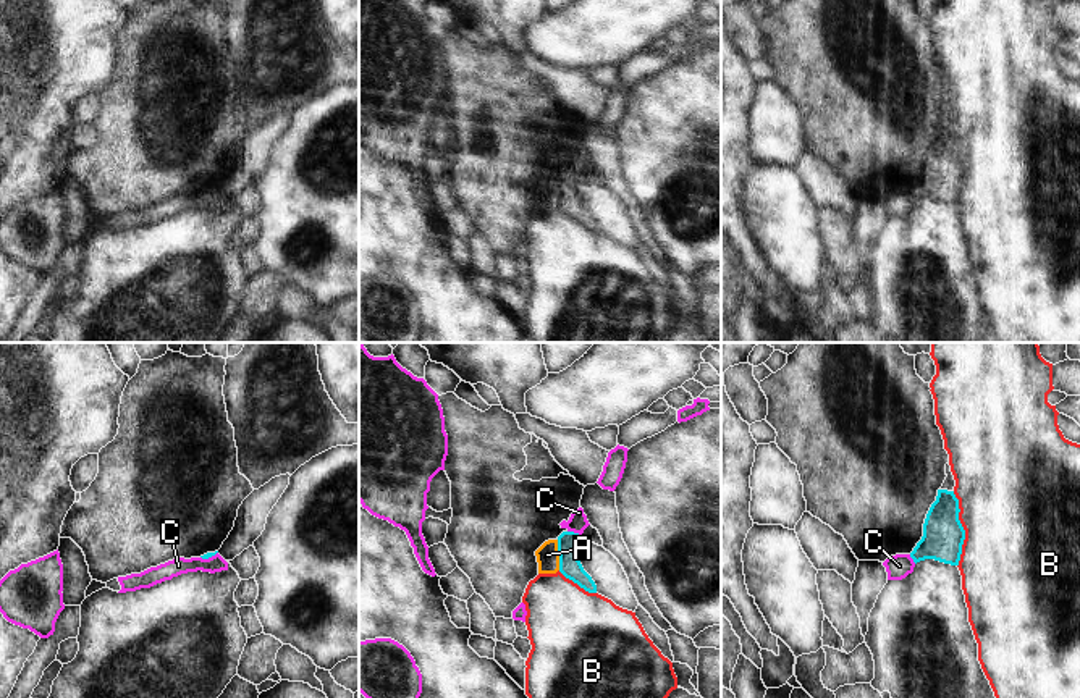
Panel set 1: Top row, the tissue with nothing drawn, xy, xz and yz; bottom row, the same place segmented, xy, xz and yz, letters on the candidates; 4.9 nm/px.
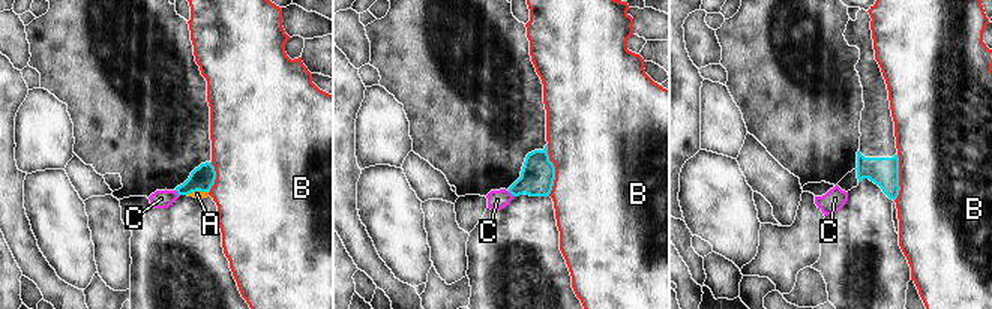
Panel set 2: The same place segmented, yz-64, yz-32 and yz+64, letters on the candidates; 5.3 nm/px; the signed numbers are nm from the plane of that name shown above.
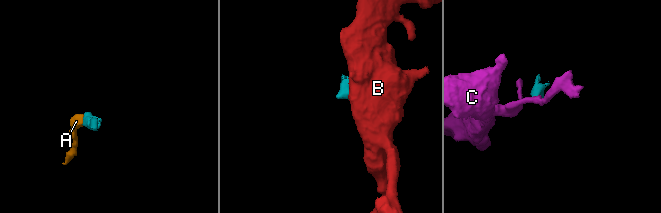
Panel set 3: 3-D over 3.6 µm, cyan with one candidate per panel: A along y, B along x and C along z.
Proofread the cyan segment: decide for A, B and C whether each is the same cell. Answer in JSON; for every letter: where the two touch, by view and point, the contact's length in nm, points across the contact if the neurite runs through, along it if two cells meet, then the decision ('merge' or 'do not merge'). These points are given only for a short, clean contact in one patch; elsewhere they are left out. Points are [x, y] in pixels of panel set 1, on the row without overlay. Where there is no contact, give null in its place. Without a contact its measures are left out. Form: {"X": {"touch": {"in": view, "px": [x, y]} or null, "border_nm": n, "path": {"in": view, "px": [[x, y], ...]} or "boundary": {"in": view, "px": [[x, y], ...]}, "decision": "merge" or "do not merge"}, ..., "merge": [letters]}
{"A": {"touch": {"in": "xz", "px": [560, 193]}, "border_nm": 150, "boundary": {"in": "xz", "px": [[556, 178], [560, 207]]}, "decision": "do not merge"}, "B": {"touch": {"in": "yz", "px": [962, 167]}, "border_nm": 380, "boundary": {"in": "yz", "px": [[953, 130], [964, 168], [962, 191], [957, 204]]}, "decision": "do not merge"}, "C": {"touch": {"in": "xz", "px": [573, 170]}, "border_nm": 80, "boundary": {"in": "xz", "px": [[568, 168], [581, 173]]}, "decision": "do not merge"}, "merge": []}

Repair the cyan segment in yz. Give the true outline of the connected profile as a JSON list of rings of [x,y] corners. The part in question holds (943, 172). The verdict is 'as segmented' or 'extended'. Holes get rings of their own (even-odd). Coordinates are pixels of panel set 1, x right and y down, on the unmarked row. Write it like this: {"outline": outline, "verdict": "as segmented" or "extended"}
{"outline": [[[949,100],[946,102],[946,118],[938,128],[925,162],[923,174],[910,191],[913,200],[934,197],[944,202],[959,204],[965,168],[959,158],[959,137],[954,132],[956,118]]], "verdict": "extended"}

